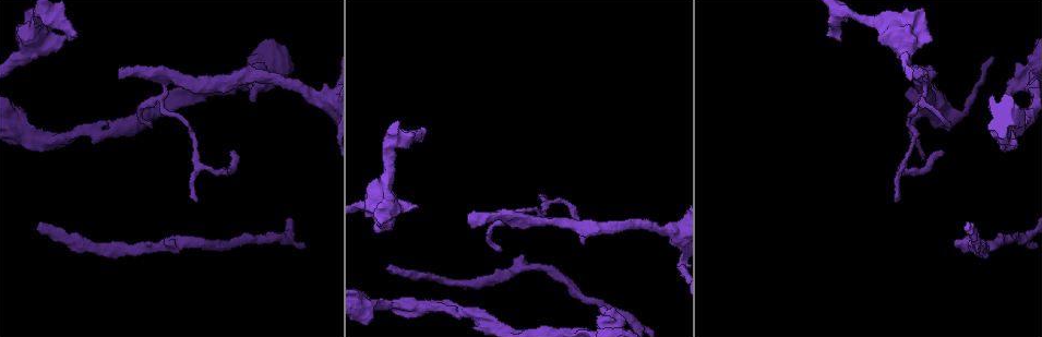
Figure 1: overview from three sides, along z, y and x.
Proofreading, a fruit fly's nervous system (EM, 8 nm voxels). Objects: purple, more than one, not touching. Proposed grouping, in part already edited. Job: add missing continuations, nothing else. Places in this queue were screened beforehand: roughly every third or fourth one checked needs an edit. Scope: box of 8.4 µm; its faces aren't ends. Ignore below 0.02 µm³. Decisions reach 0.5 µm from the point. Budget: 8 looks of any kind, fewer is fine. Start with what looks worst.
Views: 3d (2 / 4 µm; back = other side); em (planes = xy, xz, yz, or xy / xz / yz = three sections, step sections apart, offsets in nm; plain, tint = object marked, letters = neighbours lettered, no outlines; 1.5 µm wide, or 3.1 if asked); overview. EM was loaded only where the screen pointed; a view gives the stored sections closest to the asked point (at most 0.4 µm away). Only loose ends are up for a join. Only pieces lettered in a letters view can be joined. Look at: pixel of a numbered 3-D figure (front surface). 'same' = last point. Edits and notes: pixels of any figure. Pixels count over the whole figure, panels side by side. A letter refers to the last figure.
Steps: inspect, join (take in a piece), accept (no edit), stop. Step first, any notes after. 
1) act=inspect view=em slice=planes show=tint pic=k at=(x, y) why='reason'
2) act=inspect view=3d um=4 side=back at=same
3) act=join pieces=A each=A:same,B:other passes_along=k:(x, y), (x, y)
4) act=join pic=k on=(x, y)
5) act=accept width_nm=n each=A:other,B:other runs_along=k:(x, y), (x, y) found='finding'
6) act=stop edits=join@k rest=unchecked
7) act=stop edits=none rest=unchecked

act=inspect view=em slice=xz step=8 show=tint pic=1 at=(969, 223) why='free end'

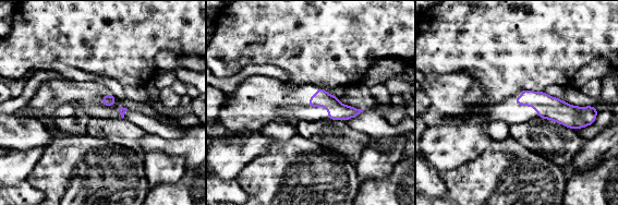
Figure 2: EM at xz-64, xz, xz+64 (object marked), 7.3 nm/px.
act=inspect view=em slice=planes show=letters at=same why='another direction'

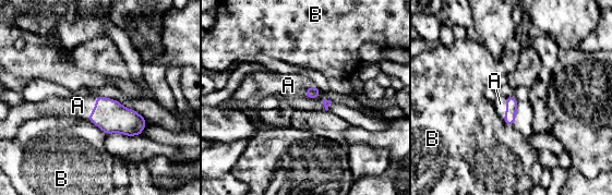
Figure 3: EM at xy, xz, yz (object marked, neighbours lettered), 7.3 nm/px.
act=join pieces=A longest_contact=A:180nm each=A:same,B:other passes_along=3:(110, 116), (95, 107), (78, 106) found='the cell continues'

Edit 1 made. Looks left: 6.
act=inspect view=3d um=2 side=back pic=1 at=(118, 75) why='an open end'

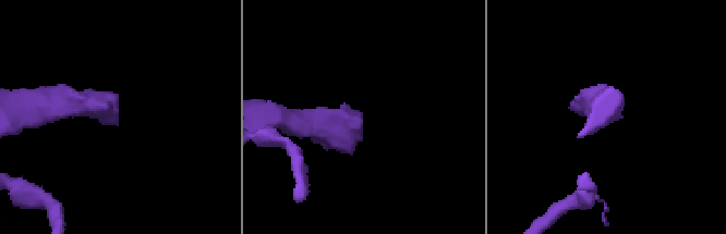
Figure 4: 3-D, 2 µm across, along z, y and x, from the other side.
act=inspect view=em um=3.1 slice=planes show=letters pic=4 at=(118, 112) why='now the EM'

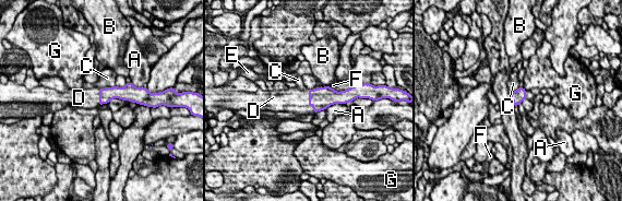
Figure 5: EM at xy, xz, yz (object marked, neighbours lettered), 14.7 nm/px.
act=join pieces=D each=A:other,B:other,C:other,D:same,E:other,F:other,G:other found='the cell continues'

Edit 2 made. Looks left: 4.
act=inspect view=3d um=2 pic=1 at=(600, 310) why='thick end'

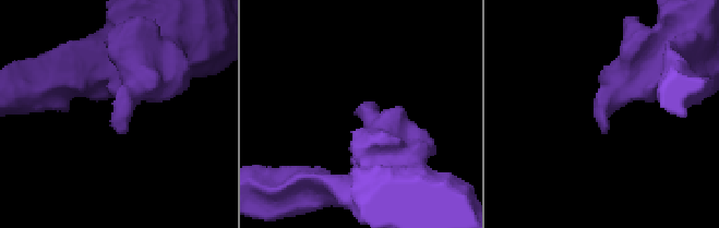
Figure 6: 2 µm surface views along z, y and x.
act=inspect view=em slice=planes show=tint pic=6 at=(364, 113)

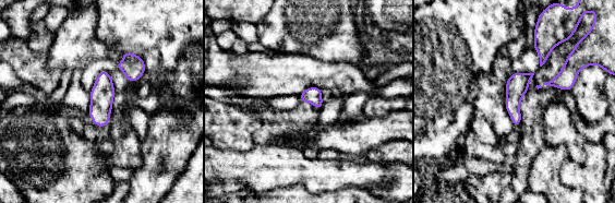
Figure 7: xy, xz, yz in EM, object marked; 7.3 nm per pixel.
act=inspect view=em slice=planes show=letters at=same why='see the neighbours'

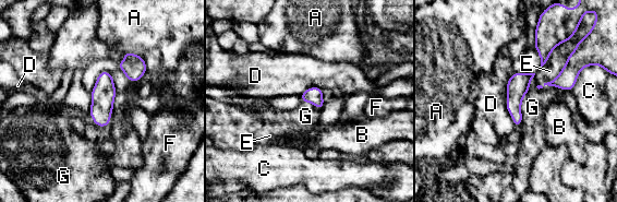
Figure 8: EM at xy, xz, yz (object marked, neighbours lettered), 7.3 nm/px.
act=accept each=A:other,B:other,C:other,D:other,E:other,F:other,G:other border=8:(524, 95), (521, 102), (520, 123) found='no lettered piece goes on from it'

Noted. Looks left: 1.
act=stop edits=join@3,join@5 rest=unchecked

